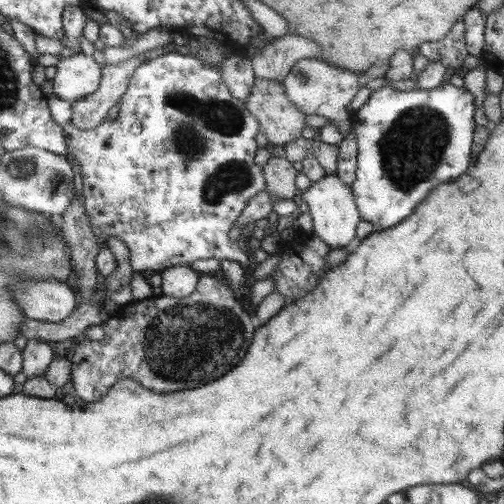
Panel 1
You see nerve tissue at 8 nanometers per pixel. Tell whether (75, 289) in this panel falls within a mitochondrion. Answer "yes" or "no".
no

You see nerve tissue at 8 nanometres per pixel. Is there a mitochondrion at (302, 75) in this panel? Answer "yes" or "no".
yes

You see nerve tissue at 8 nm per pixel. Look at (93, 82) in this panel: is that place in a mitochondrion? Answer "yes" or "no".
no

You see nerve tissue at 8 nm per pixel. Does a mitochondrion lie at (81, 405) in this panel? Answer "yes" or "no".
no

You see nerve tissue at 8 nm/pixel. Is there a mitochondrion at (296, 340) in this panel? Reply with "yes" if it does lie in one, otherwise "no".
no

